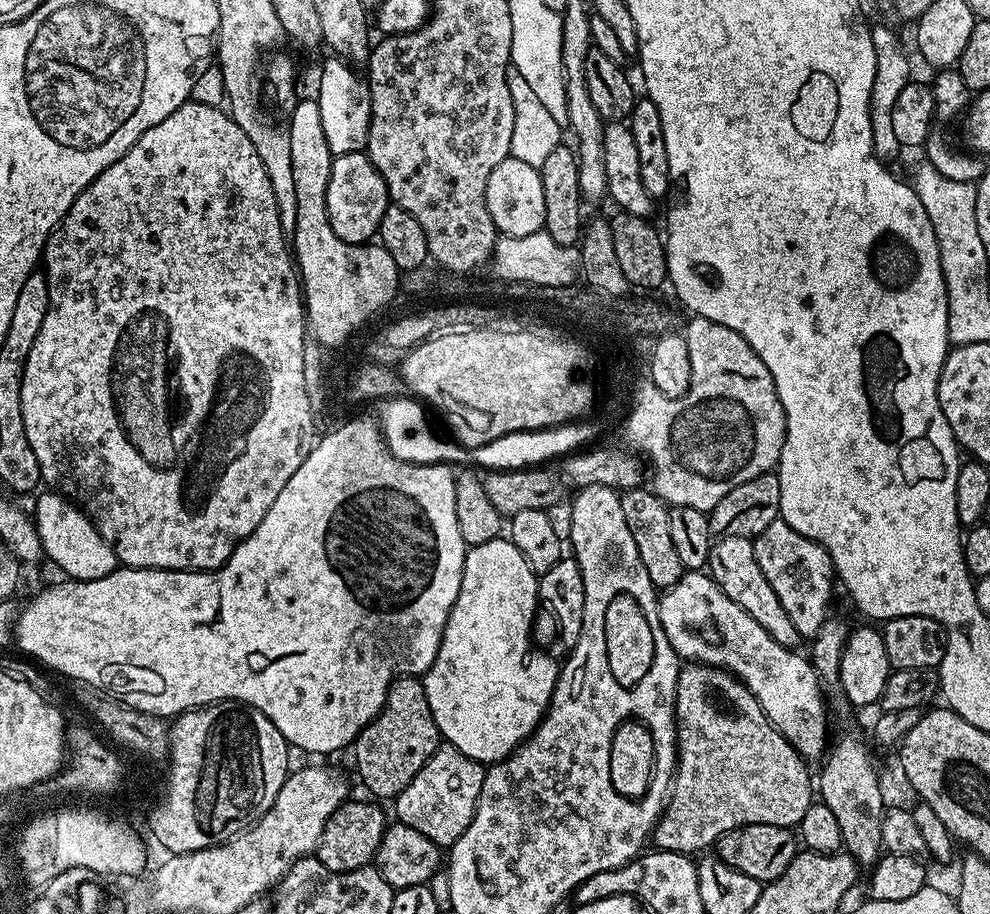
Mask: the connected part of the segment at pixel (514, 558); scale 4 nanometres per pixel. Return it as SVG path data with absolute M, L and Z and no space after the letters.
M497 538L490 542L471 545L464 553L464 569L462 570L462 582L458 590L458 598L450 610L450 618L444 627L442 642L438 646L438 654L434 658L431 668L424 673L422 679L426 690L426 702L430 702L430 714L434 714L434 722L441 737L447 743L452 744L462 754L469 756L471 760L477 760L479 764L491 766L499 760L504 760L512 752L515 752L543 720L548 711L548 703L554 694L556 680L560 676L561 665L556 664L552 656L547 656L540 648L532 648L532 623L536 620L536 608L538 609L538 576L532 571L531 566L522 558L518 546L512 544L511 539Z

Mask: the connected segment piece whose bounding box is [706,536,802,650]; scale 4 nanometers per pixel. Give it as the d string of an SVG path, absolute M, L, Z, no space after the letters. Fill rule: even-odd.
M737 536L713 539L706 572L720 587L722 594L726 594L730 602L742 606L742 610L746 610L746 614L750 614L750 618L754 618L754 622L758 622L758 626L762 626L762 630L766 630L766 634L774 638L774 642L778 642L783 648L793 650L801 647L799 644L802 644L802 638L798 634L798 629L794 627L794 622L790 622L782 602L778 602L778 594L774 594L770 582L766 582L766 574L762 574L758 558L754 558L752 540Z

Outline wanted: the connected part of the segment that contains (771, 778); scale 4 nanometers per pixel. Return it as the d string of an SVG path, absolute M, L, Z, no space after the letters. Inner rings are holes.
M676 716L676 722L676 775L665 813L652 835L653 845L659 851L693 855L711 849L721 836L742 825L778 825L793 829L800 824L814 802L814 780L810 778L807 761L769 721L760 724L760 728L756 728L756 724L736 728L736 732L740 732L740 748L732 748L732 732L728 732L728 724L716 720L716 716L708 716L708 720L688 720L688 724L684 724L684 716Z

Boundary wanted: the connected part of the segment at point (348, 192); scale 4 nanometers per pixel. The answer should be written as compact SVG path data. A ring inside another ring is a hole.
M367 151L332 157L330 182L326 186L326 210L330 226L334 226L334 234L338 234L342 242L369 243L379 233L382 214L386 214L389 203L386 182L373 166Z

